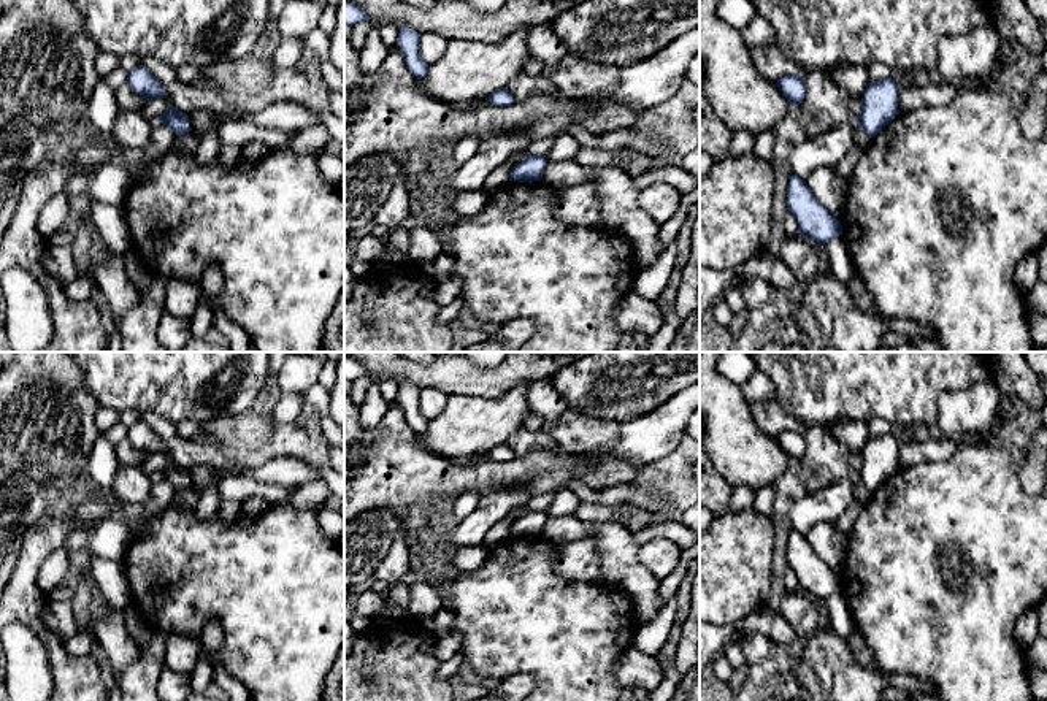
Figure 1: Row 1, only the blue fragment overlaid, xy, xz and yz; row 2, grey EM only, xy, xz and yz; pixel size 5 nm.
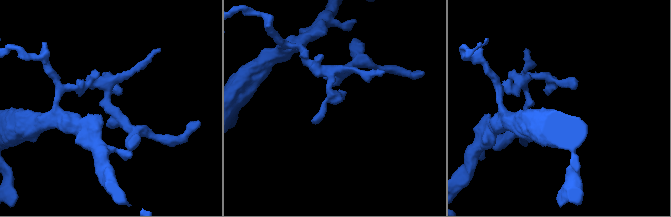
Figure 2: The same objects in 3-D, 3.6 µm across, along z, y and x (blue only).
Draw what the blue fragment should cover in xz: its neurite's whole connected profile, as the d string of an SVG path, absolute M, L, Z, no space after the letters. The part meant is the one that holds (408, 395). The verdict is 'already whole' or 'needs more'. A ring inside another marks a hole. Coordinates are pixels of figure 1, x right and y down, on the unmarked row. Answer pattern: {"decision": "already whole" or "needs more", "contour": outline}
{"decision": "already whole", "contour": "M400 381L398 382L398 401L405 412L406 423L417 433L427 431L430 420L420 412L420 389L416 385Z"}

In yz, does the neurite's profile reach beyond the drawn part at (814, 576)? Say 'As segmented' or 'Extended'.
As segmented

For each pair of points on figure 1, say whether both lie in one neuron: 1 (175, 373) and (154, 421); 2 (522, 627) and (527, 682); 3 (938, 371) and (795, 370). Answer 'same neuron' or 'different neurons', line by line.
1: different neurons
2: different neurons
3: same neuron

